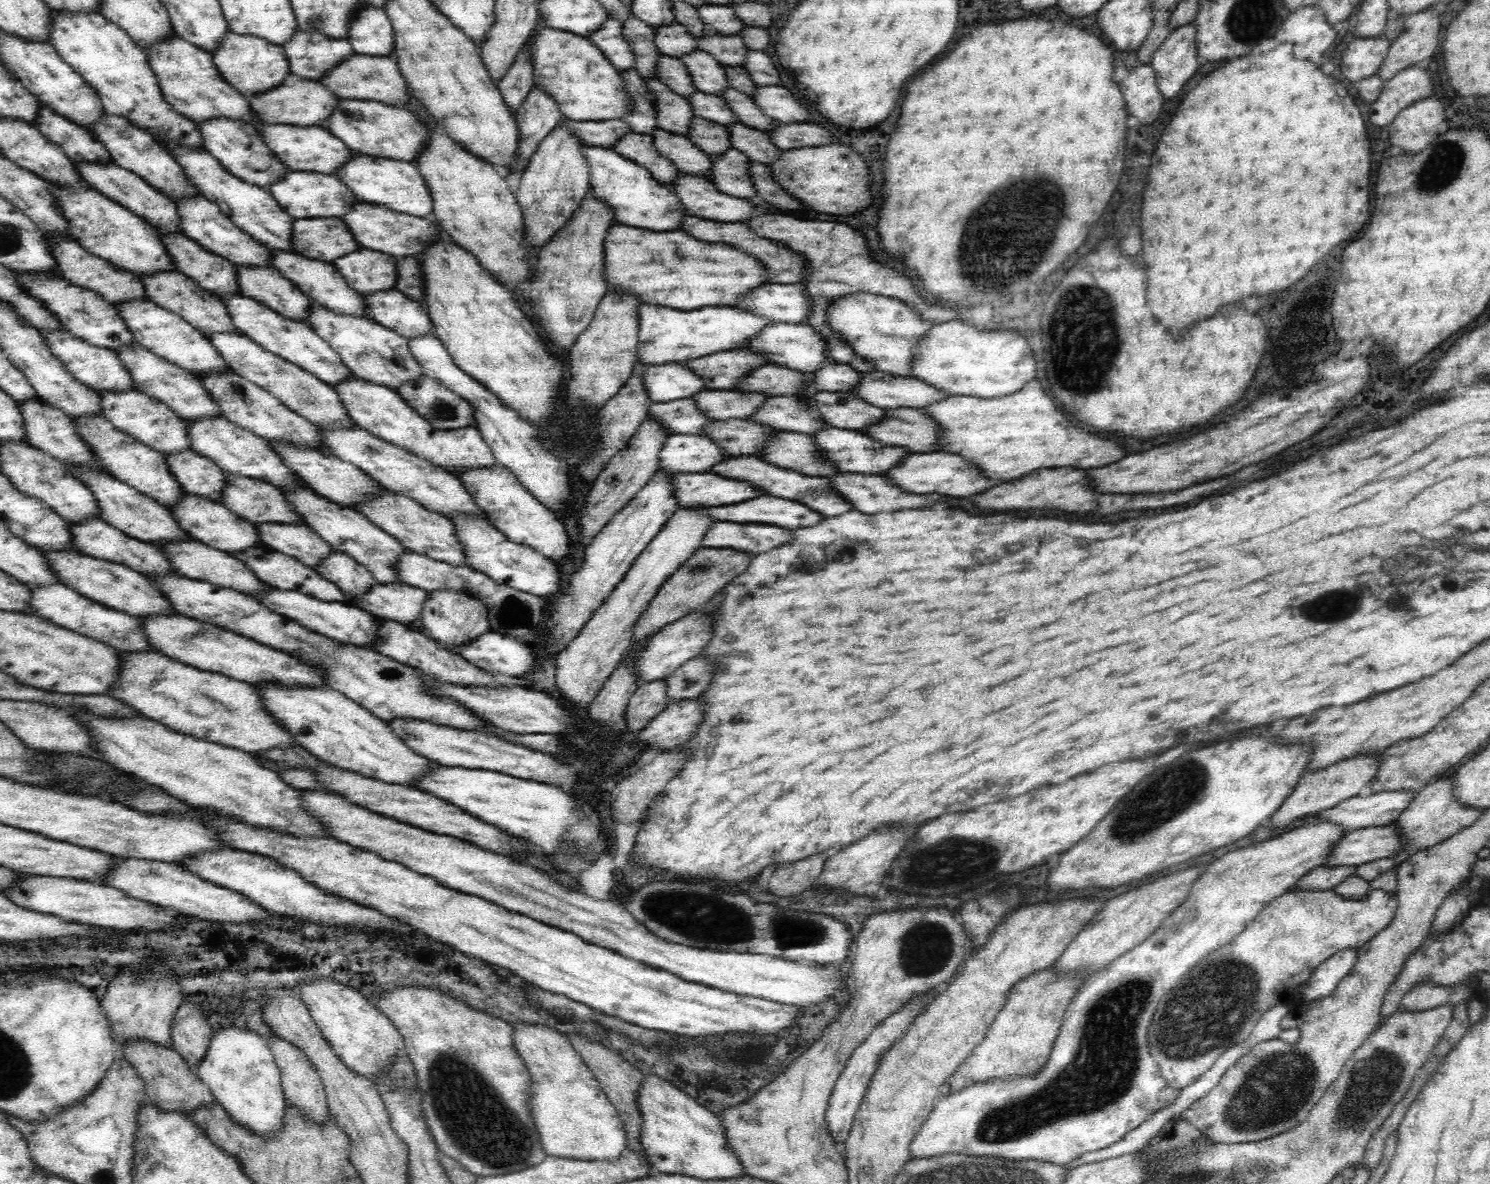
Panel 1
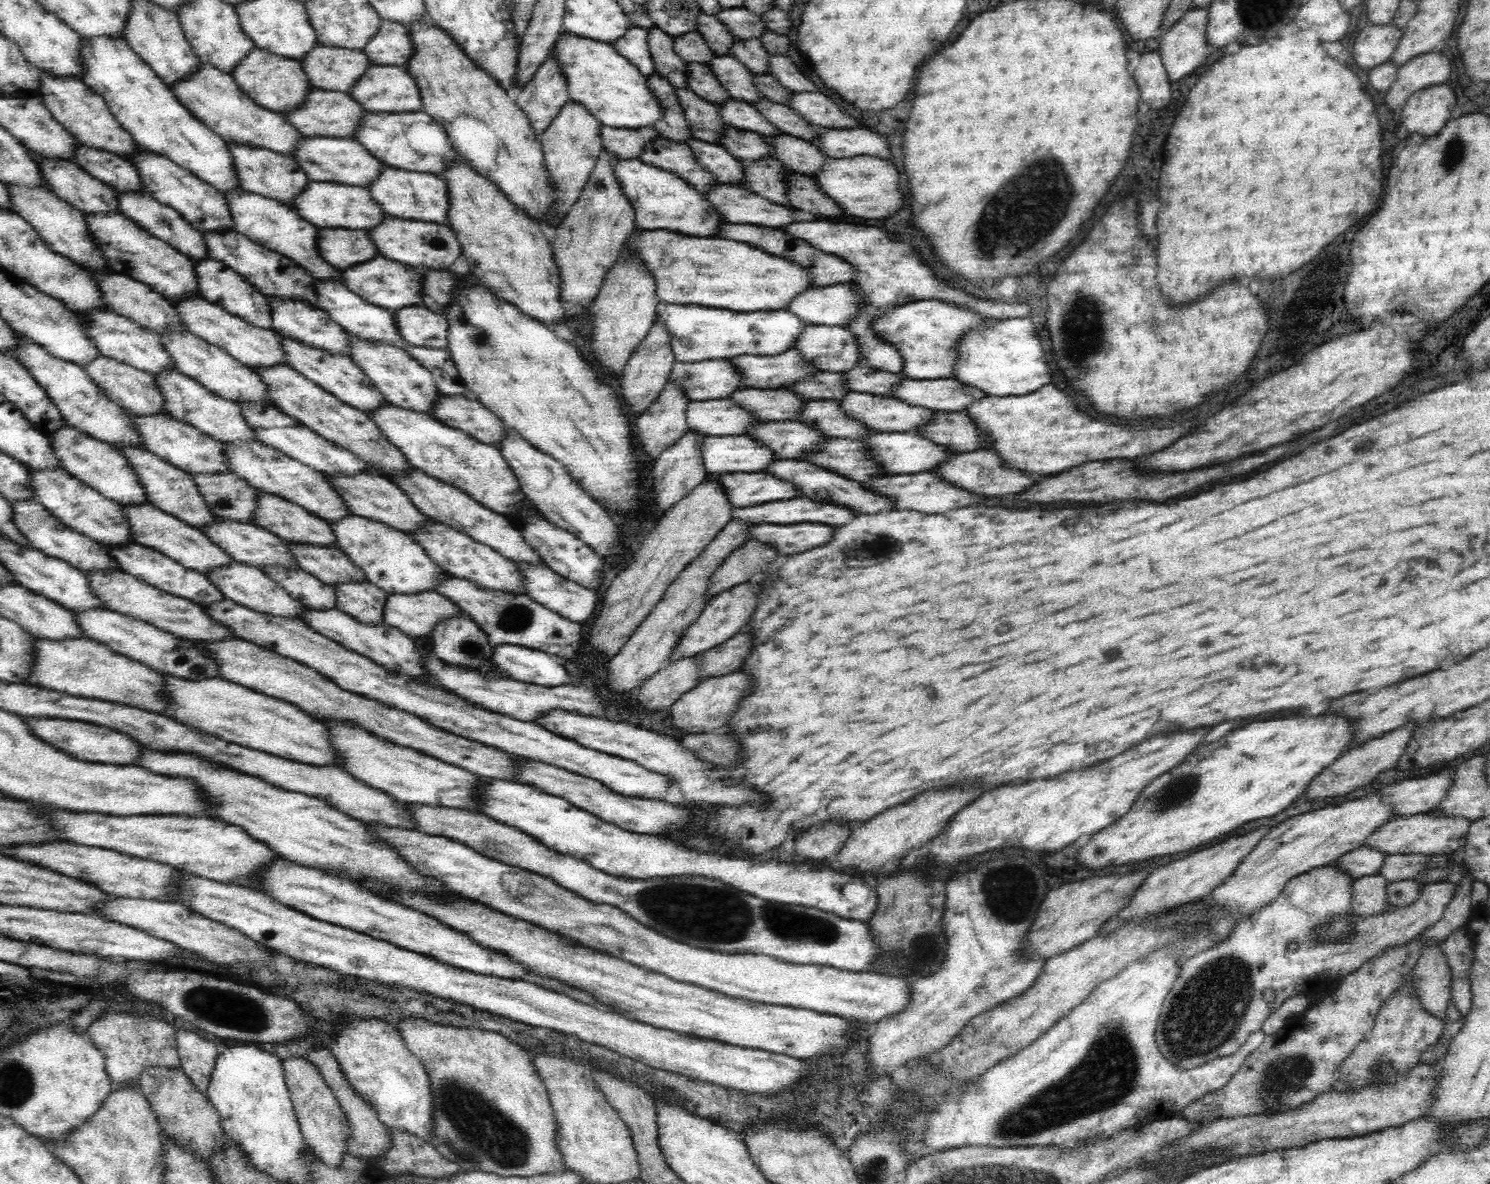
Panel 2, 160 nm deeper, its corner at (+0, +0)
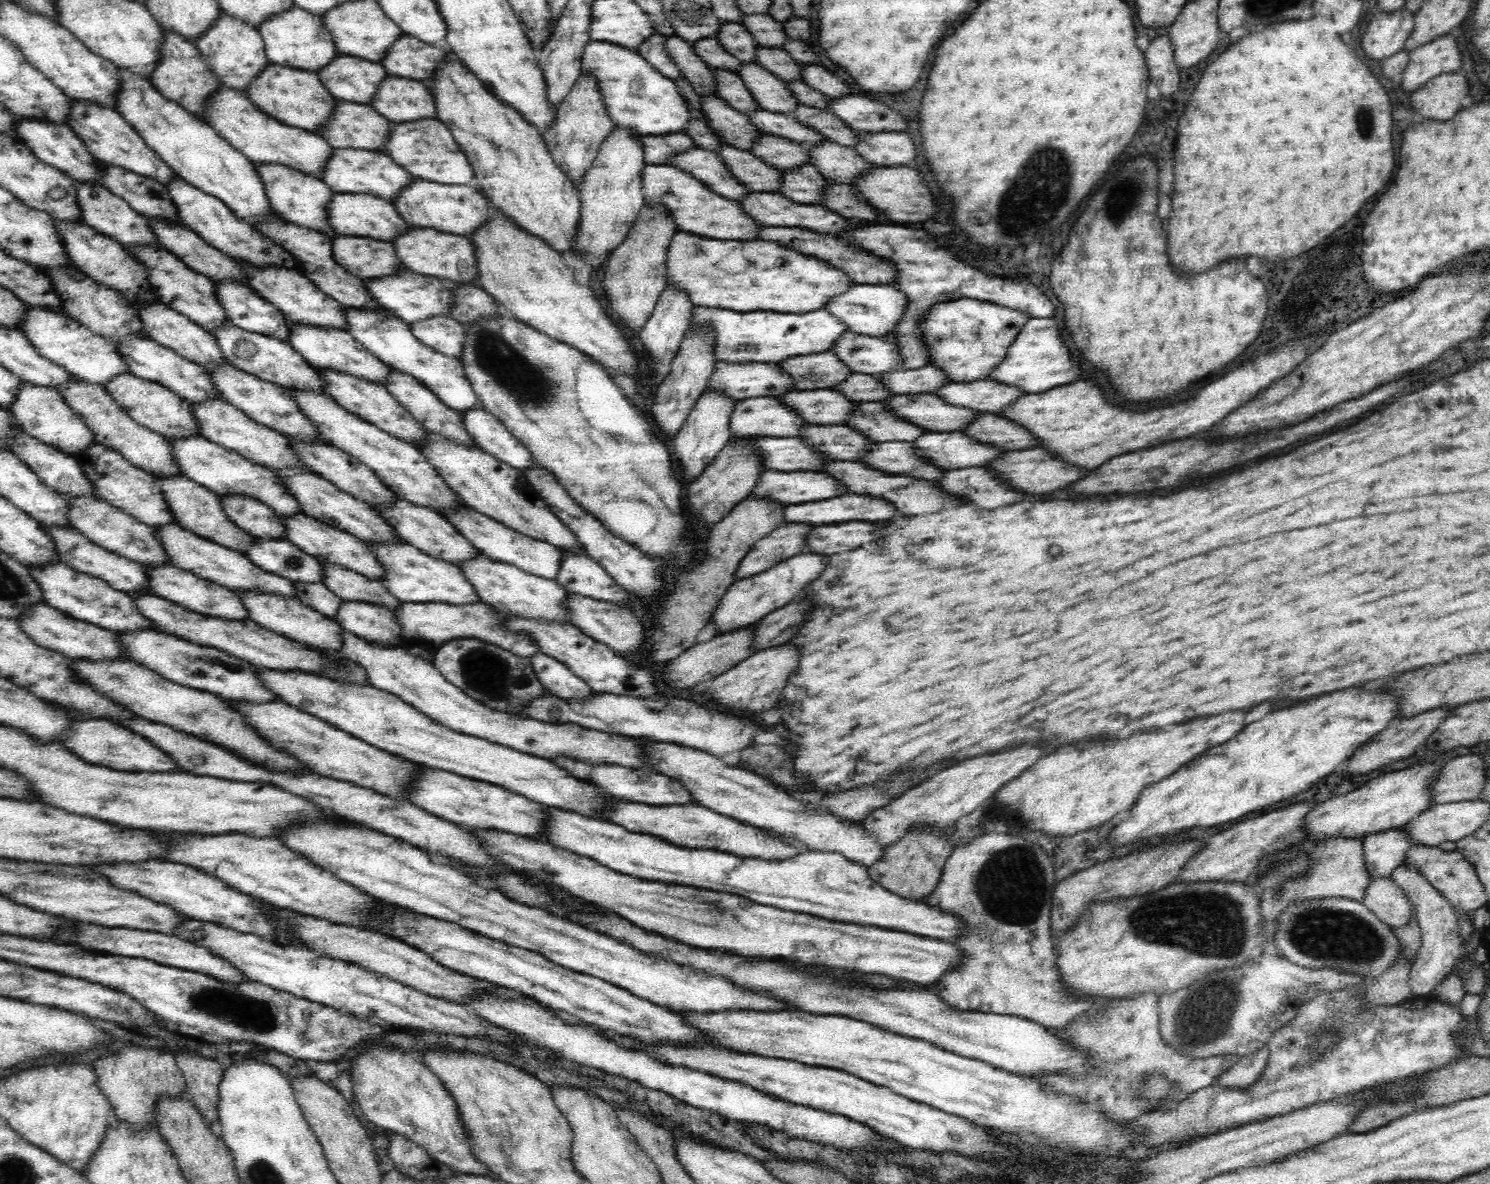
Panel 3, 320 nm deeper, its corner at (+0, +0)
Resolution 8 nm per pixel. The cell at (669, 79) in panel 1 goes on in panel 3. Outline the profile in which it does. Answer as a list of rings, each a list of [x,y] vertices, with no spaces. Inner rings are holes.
[[[722,69],[713,70],[717,82],[717,96],[723,98],[732,108],[751,116],[759,111],[759,106],[744,81],[736,72]]]

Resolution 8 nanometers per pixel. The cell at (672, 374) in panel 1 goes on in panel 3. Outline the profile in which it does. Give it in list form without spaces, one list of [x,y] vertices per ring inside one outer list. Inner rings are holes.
[[[718,361],[707,381],[707,390],[718,391],[730,399],[743,401],[758,397],[780,397],[787,392],[798,391],[792,377],[779,363],[725,363]]]

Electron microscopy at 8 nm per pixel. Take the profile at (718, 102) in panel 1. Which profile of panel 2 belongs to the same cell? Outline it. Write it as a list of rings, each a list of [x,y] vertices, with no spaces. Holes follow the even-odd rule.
[[[730,99],[728,102],[719,105],[722,120],[725,124],[742,129],[757,132],[768,138],[777,137],[783,132],[766,120],[752,104]]]

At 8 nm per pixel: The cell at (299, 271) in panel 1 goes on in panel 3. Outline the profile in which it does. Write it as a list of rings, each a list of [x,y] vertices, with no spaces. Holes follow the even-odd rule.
[[[344,308],[344,319],[347,321],[349,333],[364,348],[392,369],[413,376],[414,379],[426,385],[426,388],[429,388],[446,407],[460,414],[469,409],[482,407],[467,379],[461,360],[446,356],[422,344],[412,334],[408,324],[398,317],[386,317],[384,313],[372,313],[366,309]]]

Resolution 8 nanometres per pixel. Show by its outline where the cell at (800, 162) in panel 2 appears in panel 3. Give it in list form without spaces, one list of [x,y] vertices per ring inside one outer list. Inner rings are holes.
[[[832,141],[808,148],[808,160],[818,168],[818,173],[832,184],[852,185],[872,168],[854,147],[844,147]]]

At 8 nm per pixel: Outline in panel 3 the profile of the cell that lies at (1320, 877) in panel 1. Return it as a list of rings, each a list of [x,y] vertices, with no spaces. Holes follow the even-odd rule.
[[[1398,826],[1374,832],[1363,840],[1365,865],[1372,878],[1390,877],[1392,870],[1405,862],[1410,847],[1417,844],[1409,838],[1405,827]]]

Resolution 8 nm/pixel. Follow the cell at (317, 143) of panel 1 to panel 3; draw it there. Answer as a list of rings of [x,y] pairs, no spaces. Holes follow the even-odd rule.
[[[332,149],[331,159],[327,167],[320,174],[323,183],[336,193],[365,193],[382,200],[392,202],[416,178],[412,177],[406,168],[394,163],[385,153],[367,149]]]

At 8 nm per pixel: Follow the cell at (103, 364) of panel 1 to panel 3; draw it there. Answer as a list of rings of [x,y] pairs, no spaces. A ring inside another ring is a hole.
[[[132,373],[116,374],[105,384],[110,396],[141,426],[160,434],[164,438],[203,437],[195,422],[191,404],[154,381],[147,381]]]

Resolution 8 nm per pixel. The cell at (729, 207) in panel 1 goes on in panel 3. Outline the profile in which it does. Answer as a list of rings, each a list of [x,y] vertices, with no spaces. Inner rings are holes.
[[[752,192],[746,198],[740,199],[739,203],[742,204],[744,212],[748,212],[756,222],[764,226],[798,226],[798,228],[806,228],[814,232],[828,232],[828,234],[834,234],[842,229],[856,228],[854,224],[850,224],[850,220],[854,219],[844,219],[823,205],[798,204],[781,193]]]

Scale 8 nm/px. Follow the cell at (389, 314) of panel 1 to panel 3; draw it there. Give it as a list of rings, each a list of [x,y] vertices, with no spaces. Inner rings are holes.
[[[435,316],[414,321],[409,327],[422,344],[461,360],[465,340],[465,327],[461,322],[450,316]]]

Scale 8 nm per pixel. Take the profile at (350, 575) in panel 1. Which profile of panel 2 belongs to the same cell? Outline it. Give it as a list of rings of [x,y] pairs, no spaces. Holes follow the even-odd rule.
[[[366,581],[343,582],[335,587],[335,607],[364,625],[386,625],[383,607],[388,593]]]

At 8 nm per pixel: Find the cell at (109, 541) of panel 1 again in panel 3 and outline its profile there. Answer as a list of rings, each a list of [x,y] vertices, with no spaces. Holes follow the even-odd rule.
[[[172,564],[168,565],[143,565],[147,574],[147,580],[154,595],[173,601],[174,604],[199,612],[202,615],[221,617],[224,620],[249,619],[246,607],[239,598],[239,593],[222,585],[214,584],[214,581],[197,577],[193,572],[182,570]]]

